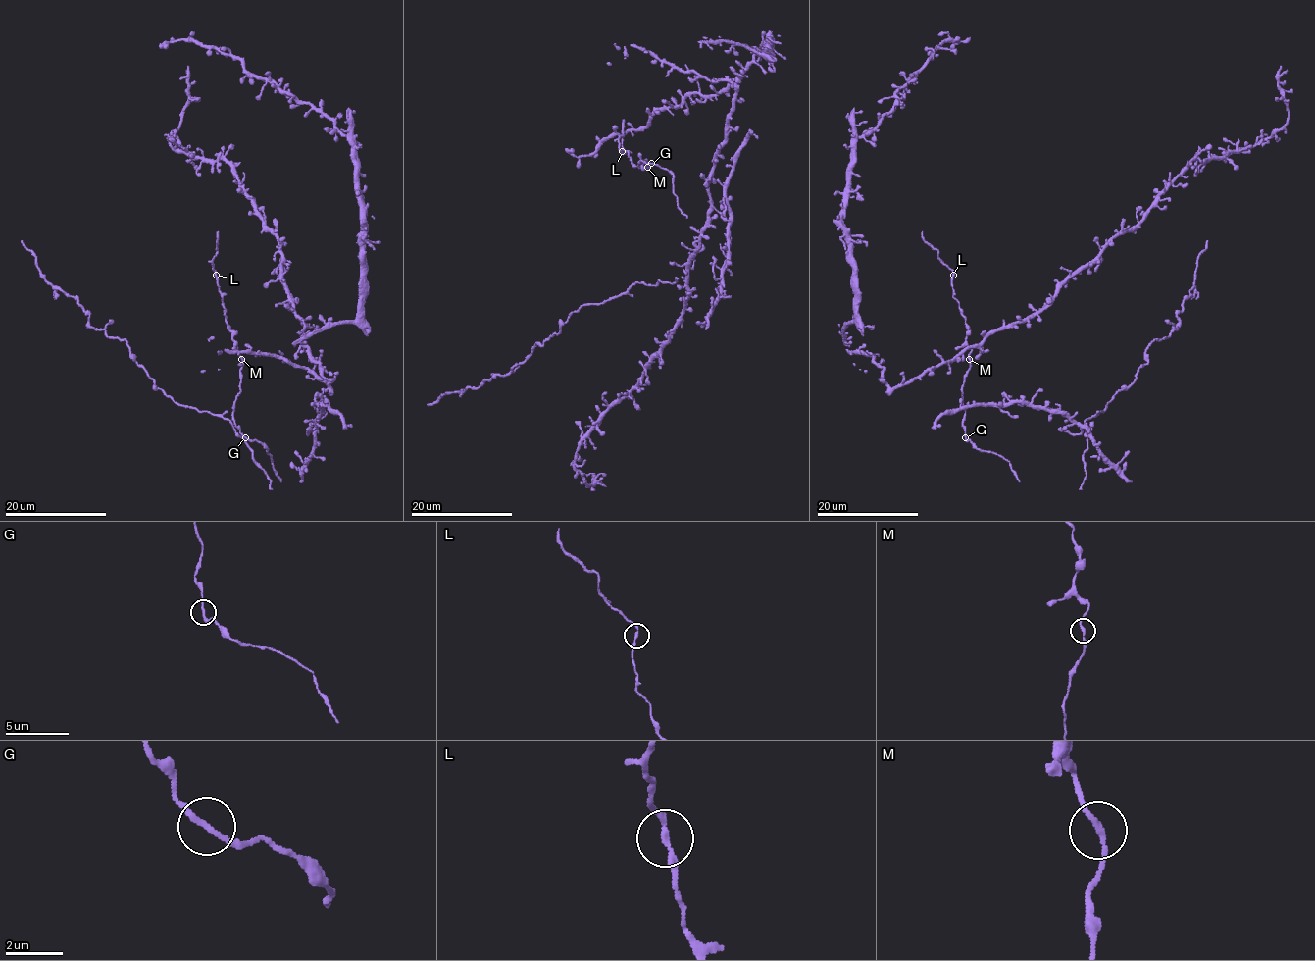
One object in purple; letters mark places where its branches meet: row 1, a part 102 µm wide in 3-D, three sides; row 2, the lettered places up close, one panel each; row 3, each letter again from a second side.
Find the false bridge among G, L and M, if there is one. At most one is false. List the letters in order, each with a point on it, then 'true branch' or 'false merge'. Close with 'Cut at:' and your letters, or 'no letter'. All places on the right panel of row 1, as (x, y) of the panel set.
G: at (965, 437); true branch
L: at (953, 275); true branch
M: at (969, 359); true branch
Cut at: no letter

